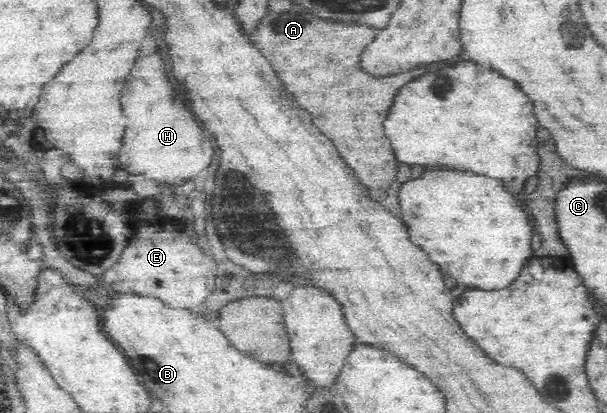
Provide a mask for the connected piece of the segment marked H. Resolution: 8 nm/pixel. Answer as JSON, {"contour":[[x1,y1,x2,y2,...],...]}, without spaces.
{"contour":[[159,54,145,56,137,60,131,74,125,80,125,88,121,94,123,114,129,116,129,128,125,130,123,148,121,148,121,168,130,175,144,175,160,187,177,188,187,180,193,179,199,171,207,169,213,158,213,148,207,136,201,132,199,124,193,120,191,112,183,106,183,98,173,94,169,78,165,76,165,62]]}

